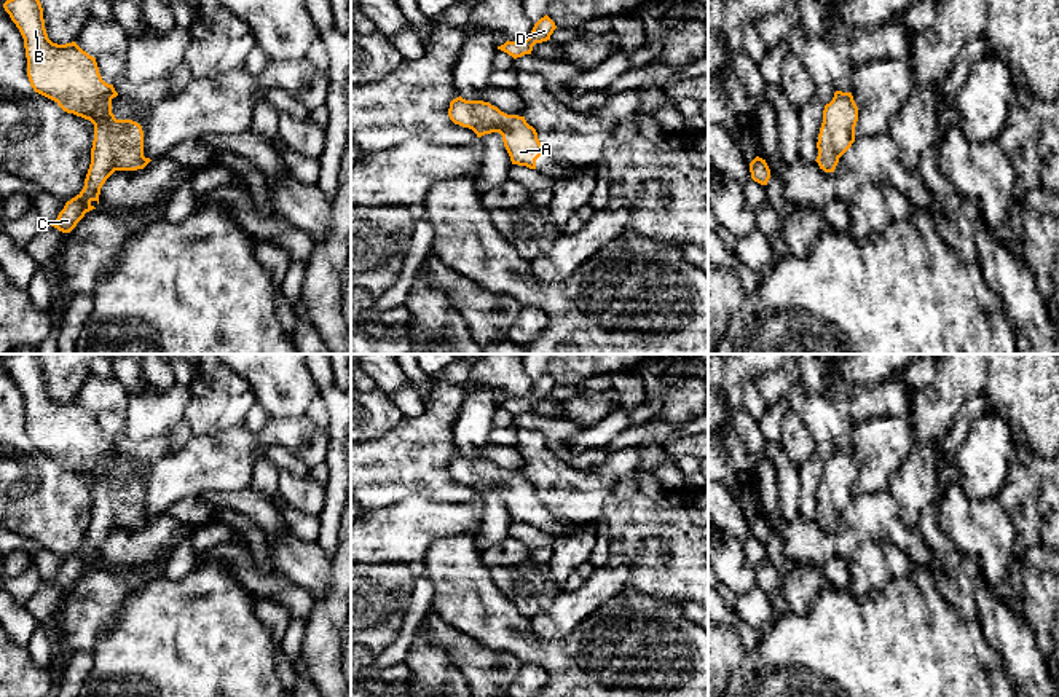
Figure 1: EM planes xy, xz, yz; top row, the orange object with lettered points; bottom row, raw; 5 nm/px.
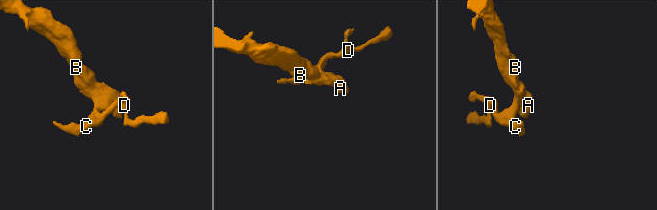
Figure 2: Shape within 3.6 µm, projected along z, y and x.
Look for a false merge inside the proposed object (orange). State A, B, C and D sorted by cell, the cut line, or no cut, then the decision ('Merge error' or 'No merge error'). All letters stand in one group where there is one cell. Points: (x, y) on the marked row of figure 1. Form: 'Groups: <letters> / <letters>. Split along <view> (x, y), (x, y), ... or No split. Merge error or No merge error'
Groups: A B C D. No split. No merge error

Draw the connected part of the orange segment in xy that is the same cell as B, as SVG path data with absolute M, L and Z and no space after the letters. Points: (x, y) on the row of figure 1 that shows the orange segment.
M6 0L5 11L24 38L27 77L35 93L54 100L64 112L73 113L94 124L91 164L83 190L65 203L51 226L70 233L86 212L99 204L100 188L115 171L144 169L152 159L144 156L144 131L132 120L116 120L112 113L112 99L118 96L113 85L102 80L96 57L83 51L75 41L57 45L48 38L40 0Z

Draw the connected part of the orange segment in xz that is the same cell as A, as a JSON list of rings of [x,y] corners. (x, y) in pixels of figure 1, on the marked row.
[[[459,96],[450,102],[448,116],[455,124],[472,129],[477,137],[499,132],[512,164],[536,169],[536,159],[547,155],[525,116],[507,115],[490,102]]]

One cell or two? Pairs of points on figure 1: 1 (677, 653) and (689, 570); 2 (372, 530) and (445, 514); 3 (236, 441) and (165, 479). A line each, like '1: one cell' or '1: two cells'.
1: two cells
2: one cell
3: one cell

